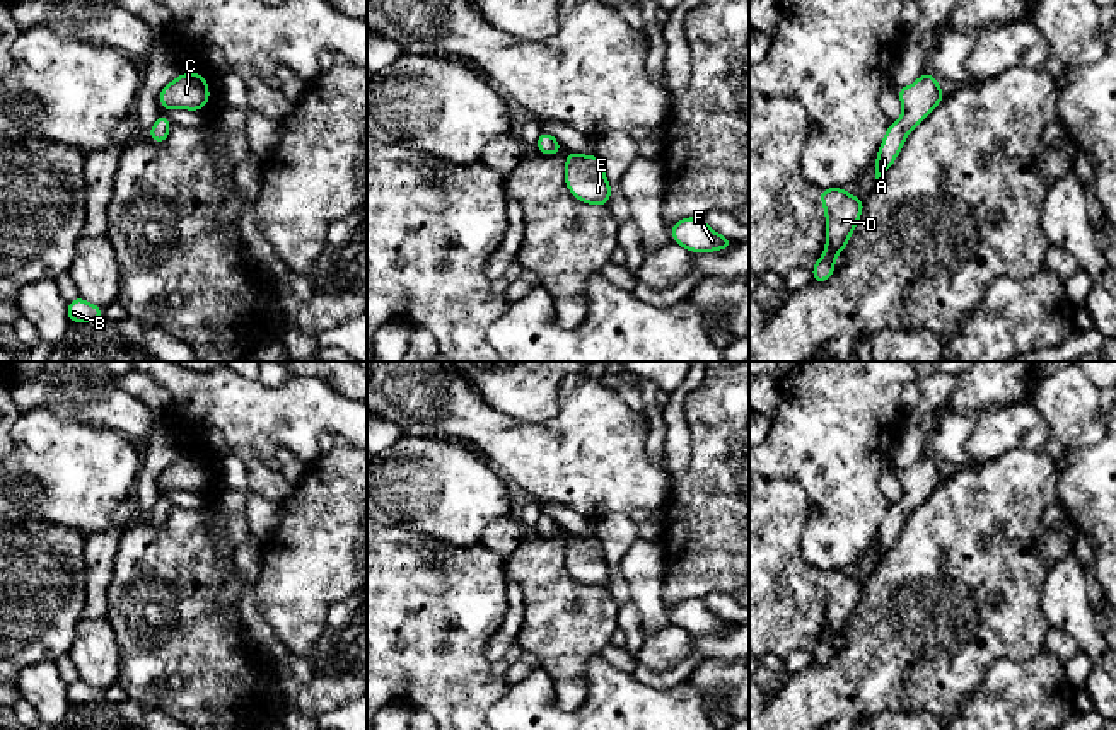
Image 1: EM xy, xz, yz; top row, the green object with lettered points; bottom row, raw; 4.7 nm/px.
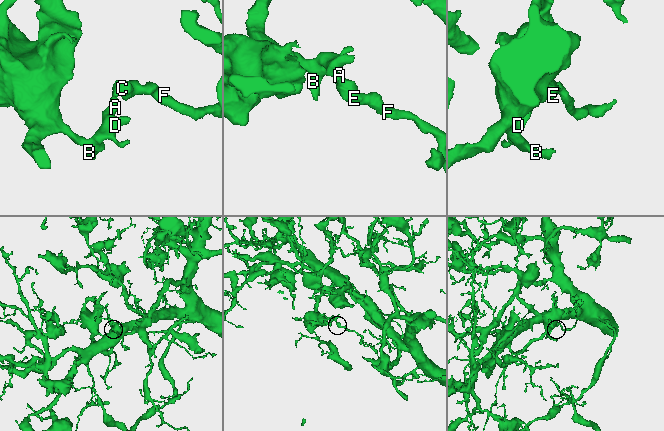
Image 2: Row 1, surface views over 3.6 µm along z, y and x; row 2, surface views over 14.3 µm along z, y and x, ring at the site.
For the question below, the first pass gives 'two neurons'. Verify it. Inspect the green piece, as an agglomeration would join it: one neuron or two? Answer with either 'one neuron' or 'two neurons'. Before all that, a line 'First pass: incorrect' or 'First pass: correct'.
First pass: incorrect
one neuron

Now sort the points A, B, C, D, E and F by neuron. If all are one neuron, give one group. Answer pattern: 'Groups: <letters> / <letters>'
Groups: A B C D E F

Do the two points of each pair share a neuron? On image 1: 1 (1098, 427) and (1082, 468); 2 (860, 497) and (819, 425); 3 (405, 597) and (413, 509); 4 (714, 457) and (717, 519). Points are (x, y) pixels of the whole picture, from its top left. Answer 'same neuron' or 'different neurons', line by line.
1: different neurons
2: same neuron
3: different neurons
4: same neuron

